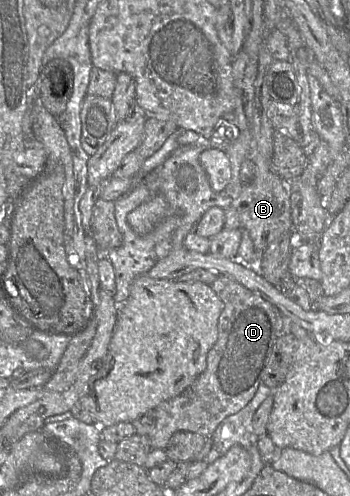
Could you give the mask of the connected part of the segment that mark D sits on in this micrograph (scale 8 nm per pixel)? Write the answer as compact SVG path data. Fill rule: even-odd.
M219 275L210 286L223 303L217 324L217 340L207 353L204 371L196 380L179 395L162 401L153 410L155 426L148 435L151 449L165 449L170 437L177 431L189 431L209 437L224 418L242 409L254 396L272 345L282 332L284 318L280 311L233 278Z

